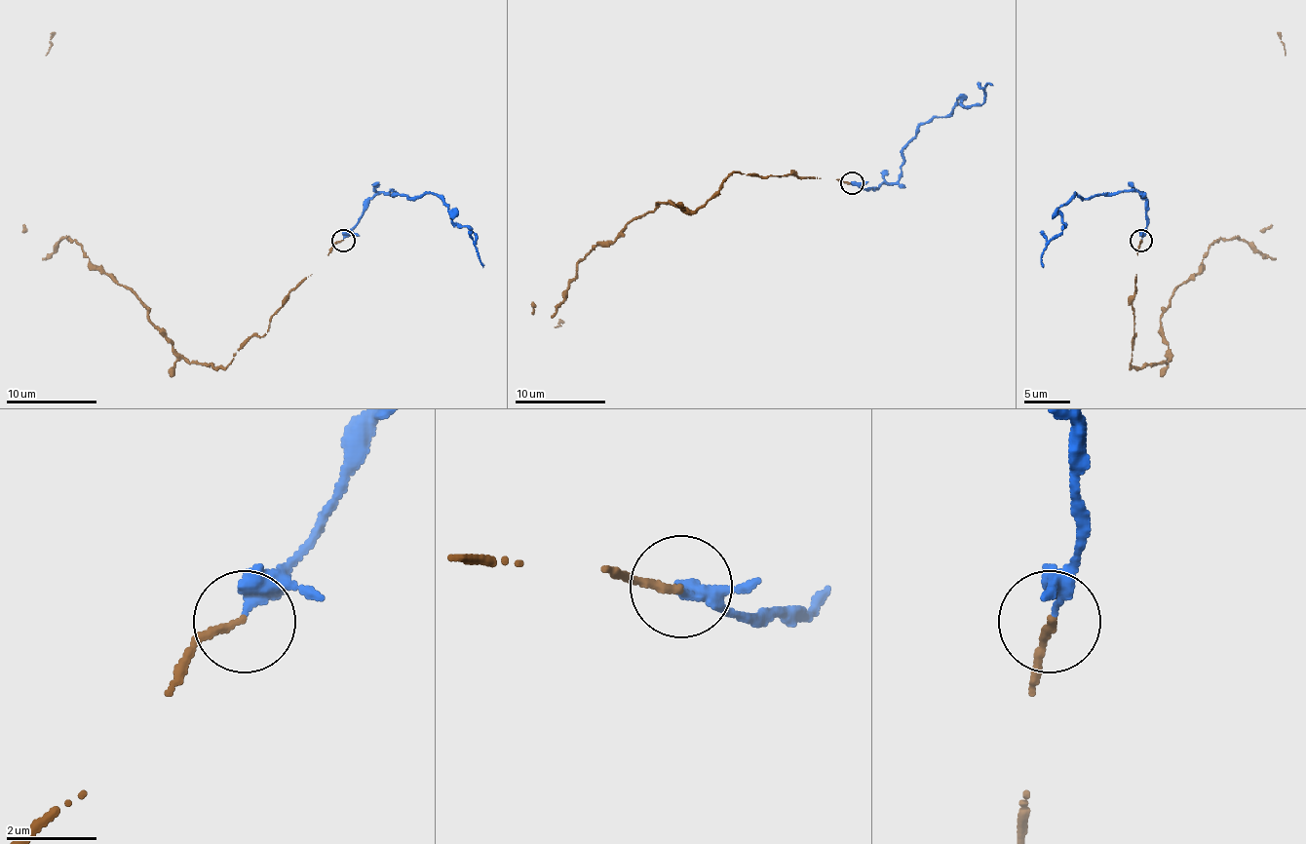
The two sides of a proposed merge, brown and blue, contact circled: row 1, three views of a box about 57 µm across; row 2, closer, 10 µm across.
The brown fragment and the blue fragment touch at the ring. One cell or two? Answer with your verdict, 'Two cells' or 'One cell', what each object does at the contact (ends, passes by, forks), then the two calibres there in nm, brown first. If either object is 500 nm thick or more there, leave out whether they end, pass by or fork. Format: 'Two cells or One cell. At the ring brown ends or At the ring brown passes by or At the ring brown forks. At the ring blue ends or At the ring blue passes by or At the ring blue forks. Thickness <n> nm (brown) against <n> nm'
One cell. At the ring brown ends. At the ring blue passes by. Thickness 150 nm (brown) against 240 nm

